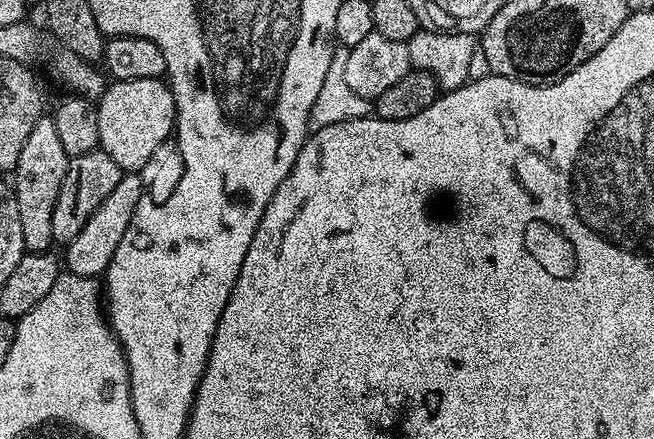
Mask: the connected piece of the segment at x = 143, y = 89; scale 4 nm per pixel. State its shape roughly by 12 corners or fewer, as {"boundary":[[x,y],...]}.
{"boundary":[[163,79],[117,80],[96,104],[99,151],[139,173],[169,143]]}

